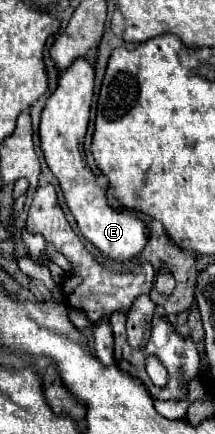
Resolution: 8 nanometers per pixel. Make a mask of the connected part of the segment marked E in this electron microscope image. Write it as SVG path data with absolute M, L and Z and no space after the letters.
M79 58L75 66L69 66L61 76L57 90L49 96L39 124L39 146L45 156L45 162L53 176L59 180L61 192L65 196L65 204L69 212L73 214L81 234L111 262L123 264L139 256L147 244L145 224L129 214L129 212L117 212L107 204L105 190L95 186L93 174L85 164L83 154L83 138L89 124L89 110L91 110L91 98L93 98L93 62L89 58Z

